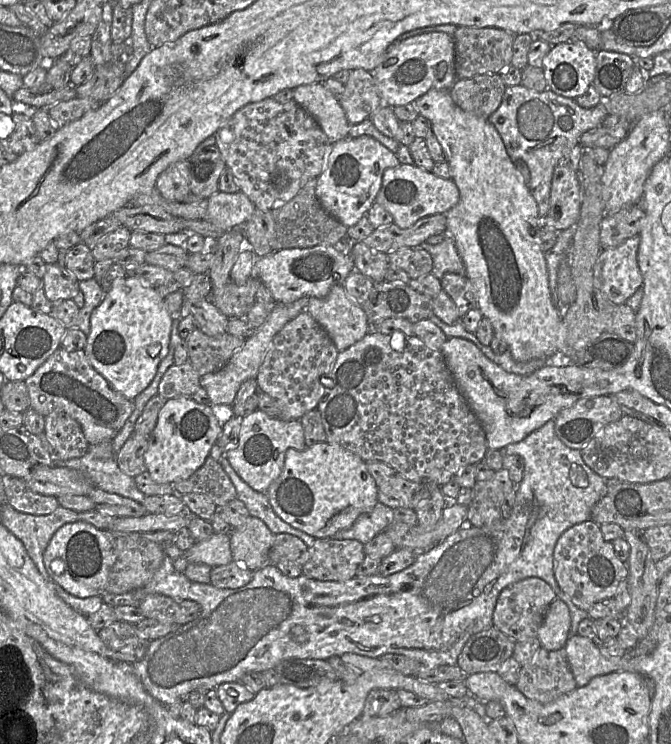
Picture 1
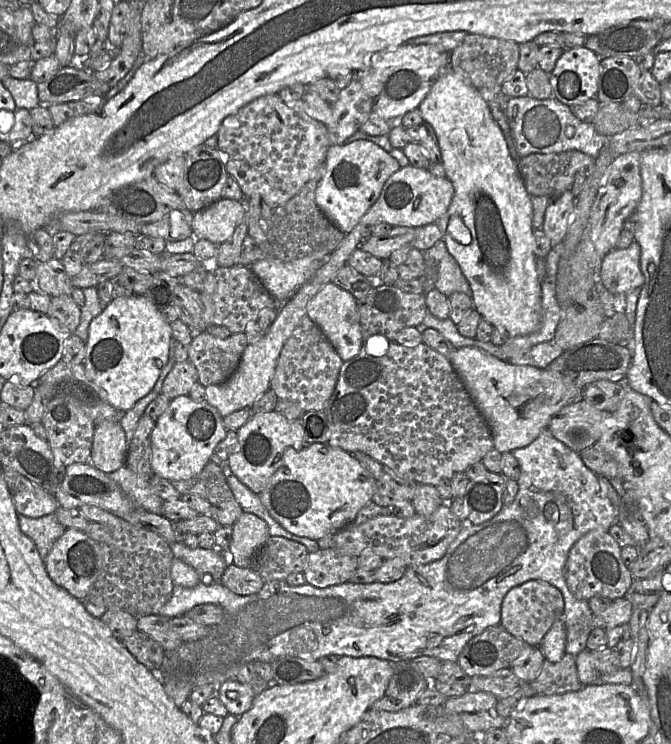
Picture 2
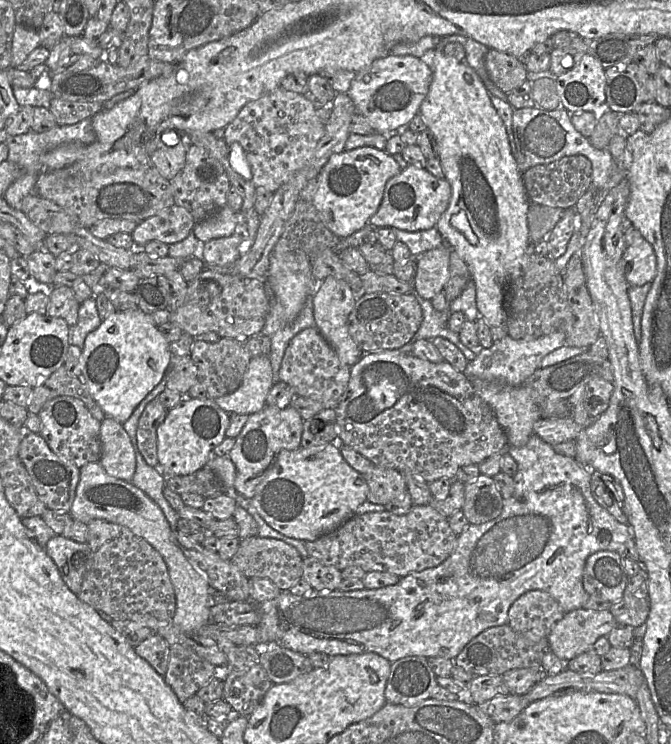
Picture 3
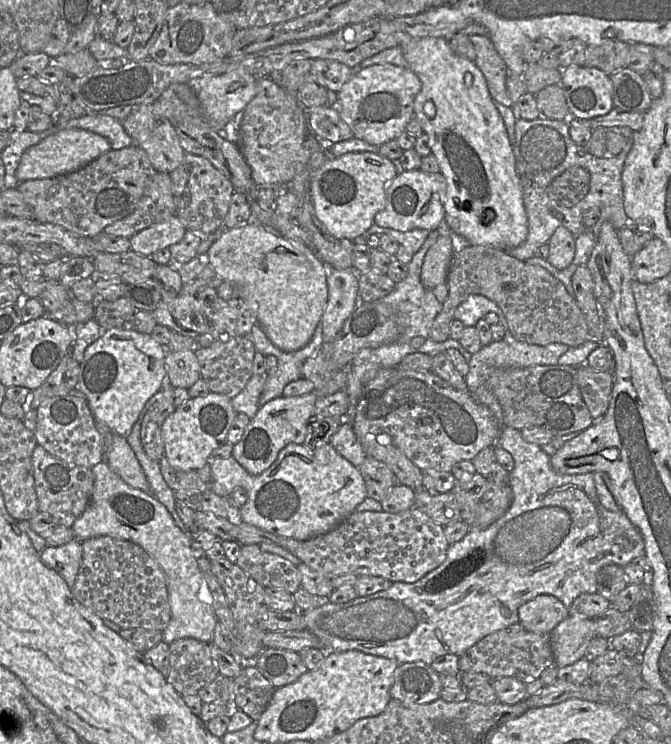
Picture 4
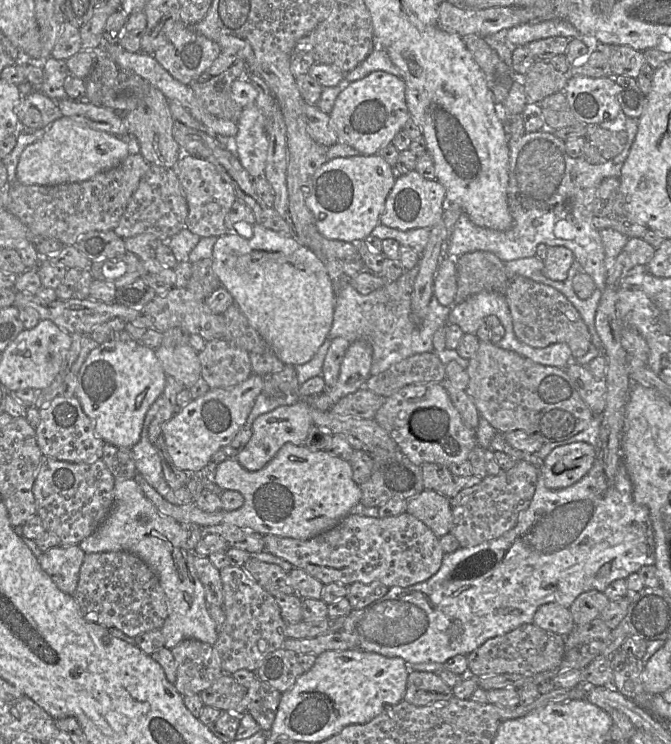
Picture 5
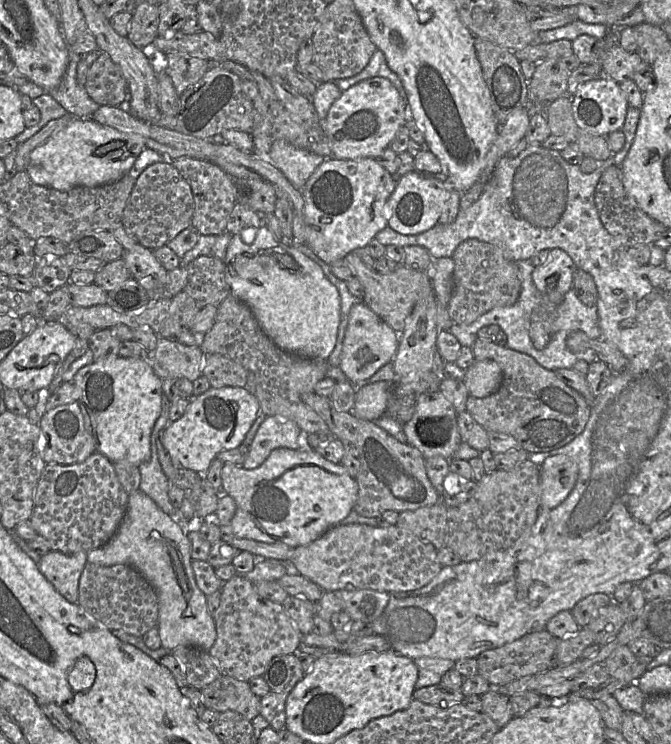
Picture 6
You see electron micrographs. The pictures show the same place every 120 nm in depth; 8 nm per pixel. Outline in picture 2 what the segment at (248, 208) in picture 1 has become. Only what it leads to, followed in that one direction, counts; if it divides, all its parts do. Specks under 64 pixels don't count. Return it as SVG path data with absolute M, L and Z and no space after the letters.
M222 197L193 215L192 230L196 239L220 245L228 240L245 218L246 201Z

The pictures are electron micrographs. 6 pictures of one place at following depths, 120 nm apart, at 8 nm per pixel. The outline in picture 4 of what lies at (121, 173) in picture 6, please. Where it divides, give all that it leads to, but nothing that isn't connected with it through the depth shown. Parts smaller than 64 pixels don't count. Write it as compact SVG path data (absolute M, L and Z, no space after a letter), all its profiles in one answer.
M82 129L62 130L26 150L21 157L16 176L19 182L24 182L69 174L80 170L111 149L110 142L98 134Z

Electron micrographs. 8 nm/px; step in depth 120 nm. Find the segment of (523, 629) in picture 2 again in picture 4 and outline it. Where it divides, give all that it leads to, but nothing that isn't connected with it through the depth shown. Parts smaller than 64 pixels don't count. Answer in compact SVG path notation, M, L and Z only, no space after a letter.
M542 594L518 608L518 623L530 632L551 633L569 615L569 608L557 597Z

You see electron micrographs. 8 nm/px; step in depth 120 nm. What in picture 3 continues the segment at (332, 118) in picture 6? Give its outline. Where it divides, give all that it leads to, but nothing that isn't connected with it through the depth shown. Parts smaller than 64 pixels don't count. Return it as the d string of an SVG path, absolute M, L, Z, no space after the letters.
M388 55L377 59L356 73L350 89L346 92L356 109L356 113L365 117L376 133L391 135L407 128L408 123L419 113L421 103L426 98L432 81L432 70L421 58L405 55Z

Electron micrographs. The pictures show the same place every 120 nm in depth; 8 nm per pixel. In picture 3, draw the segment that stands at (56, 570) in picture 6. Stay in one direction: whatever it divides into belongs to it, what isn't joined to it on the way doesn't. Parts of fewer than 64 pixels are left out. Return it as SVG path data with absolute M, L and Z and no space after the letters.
M60 534L48 541L45 552L55 563L67 587L78 595L83 577L92 563L92 553L87 542L79 543Z

